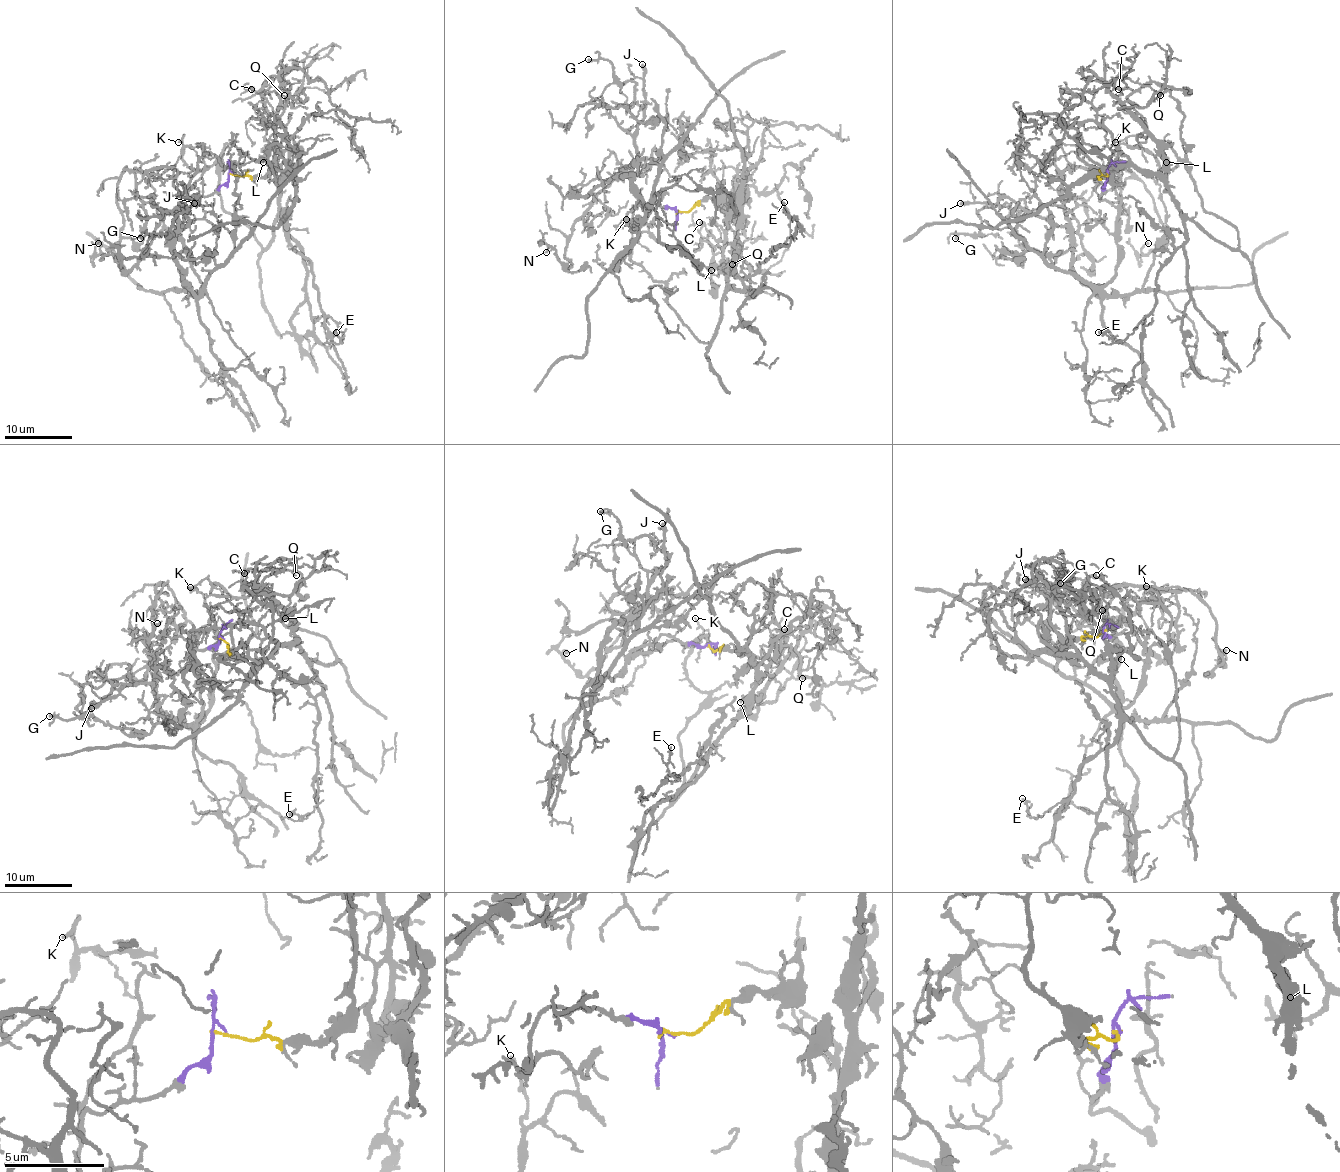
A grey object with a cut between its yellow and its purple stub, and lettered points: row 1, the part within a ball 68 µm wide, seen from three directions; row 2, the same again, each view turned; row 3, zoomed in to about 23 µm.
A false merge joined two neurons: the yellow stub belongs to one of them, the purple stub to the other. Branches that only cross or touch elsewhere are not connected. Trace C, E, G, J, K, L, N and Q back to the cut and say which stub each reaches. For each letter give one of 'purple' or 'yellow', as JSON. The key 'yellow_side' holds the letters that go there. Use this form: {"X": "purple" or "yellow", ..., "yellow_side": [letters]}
{"C": "yellow", "E": "yellow", "G": "purple", "J": "purple", "K": "yellow", "L": "yellow", "N": "purple", "Q": "yellow", "yellow_side": ["C", "E", "K", "L", "Q"]}

